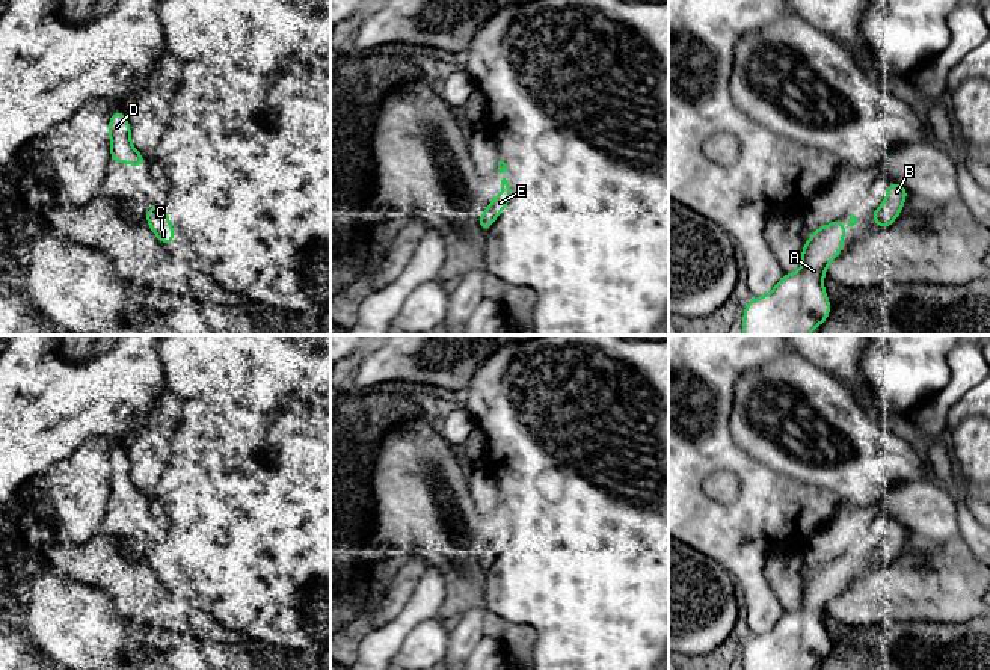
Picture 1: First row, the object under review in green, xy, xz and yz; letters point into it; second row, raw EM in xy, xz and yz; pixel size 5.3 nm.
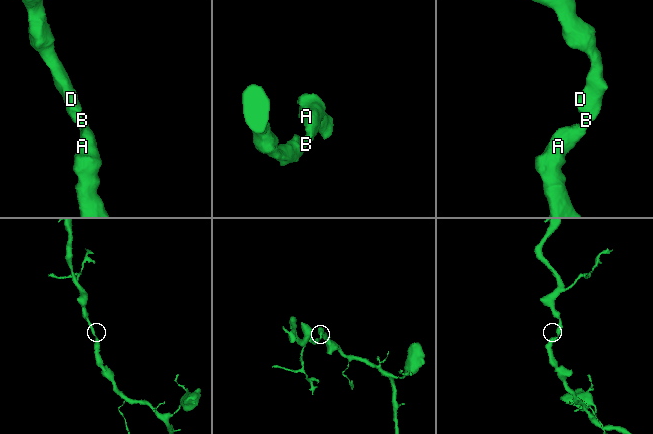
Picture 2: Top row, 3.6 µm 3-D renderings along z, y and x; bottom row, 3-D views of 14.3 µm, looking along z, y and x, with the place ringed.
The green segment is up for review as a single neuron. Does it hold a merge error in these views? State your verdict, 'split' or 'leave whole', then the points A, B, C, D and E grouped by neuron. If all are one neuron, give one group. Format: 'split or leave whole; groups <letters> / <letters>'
leave whole; groups A B C D E

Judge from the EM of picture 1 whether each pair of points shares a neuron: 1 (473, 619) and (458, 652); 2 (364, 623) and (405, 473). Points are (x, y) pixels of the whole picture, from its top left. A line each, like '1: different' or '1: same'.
1: same
2: same

